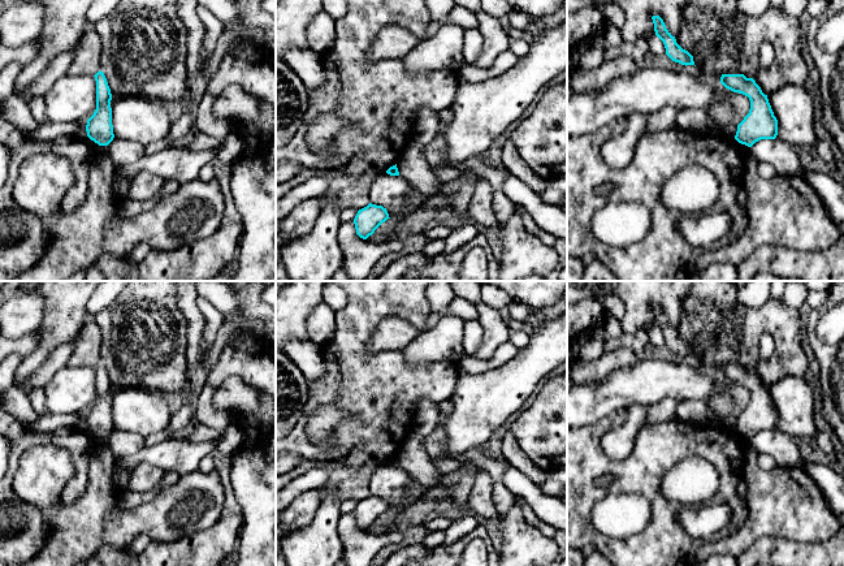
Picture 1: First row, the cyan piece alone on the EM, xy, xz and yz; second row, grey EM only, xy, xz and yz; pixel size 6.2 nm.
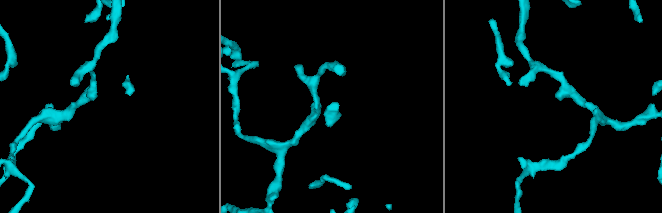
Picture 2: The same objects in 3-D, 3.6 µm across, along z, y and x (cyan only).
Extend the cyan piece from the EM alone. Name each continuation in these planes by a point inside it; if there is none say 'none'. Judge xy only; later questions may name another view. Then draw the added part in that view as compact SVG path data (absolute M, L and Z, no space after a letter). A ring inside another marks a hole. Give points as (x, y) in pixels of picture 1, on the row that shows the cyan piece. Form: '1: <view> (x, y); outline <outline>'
none

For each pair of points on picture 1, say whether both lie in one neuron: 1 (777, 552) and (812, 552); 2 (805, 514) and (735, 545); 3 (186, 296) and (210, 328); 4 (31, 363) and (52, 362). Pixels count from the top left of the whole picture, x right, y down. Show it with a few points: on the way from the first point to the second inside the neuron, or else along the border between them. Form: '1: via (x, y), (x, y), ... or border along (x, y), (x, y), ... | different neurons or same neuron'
1: via (786, 552), (803, 552) | same neuron
2: via (788, 515), (767, 515), (752, 531) | same neuron
3: border along (197, 297), (204, 319), (206, 354) | different neurons
4: border along (66, 342), (60, 342), (22, 384) | different neurons

